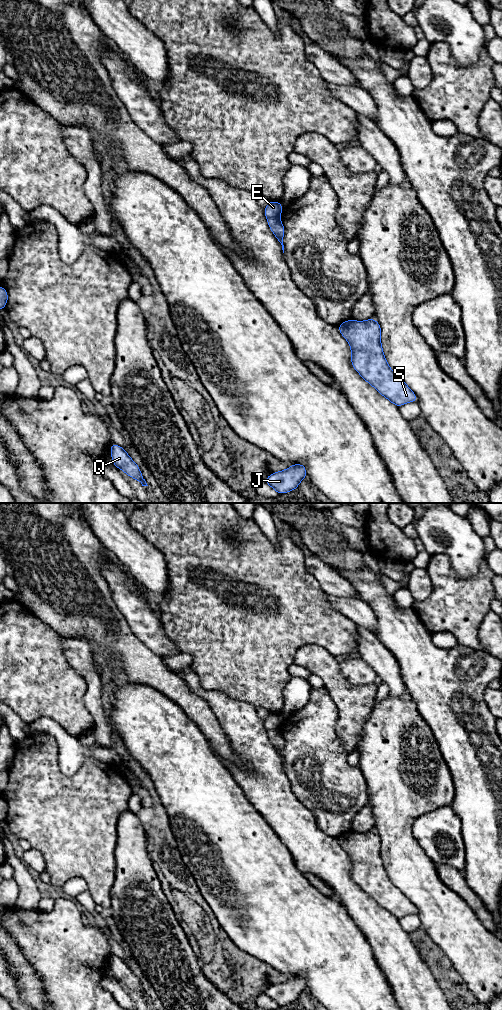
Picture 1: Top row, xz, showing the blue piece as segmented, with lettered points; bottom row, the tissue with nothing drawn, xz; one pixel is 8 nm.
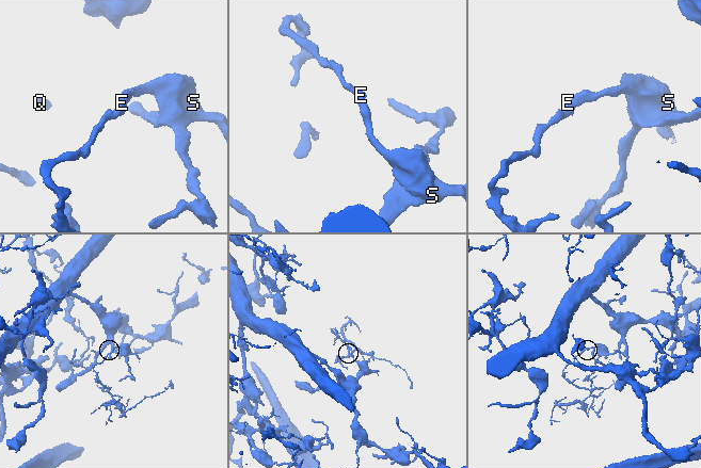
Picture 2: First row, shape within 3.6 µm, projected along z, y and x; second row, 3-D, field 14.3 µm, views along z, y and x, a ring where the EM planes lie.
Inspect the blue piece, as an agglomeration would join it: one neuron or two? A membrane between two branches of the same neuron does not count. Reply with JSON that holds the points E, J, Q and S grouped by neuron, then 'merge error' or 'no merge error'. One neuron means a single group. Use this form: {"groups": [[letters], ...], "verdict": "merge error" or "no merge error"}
{"groups": [["E"], ["J", "Q", "S"]], "verdict": "merge error"}

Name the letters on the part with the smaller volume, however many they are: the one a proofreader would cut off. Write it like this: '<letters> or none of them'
E

